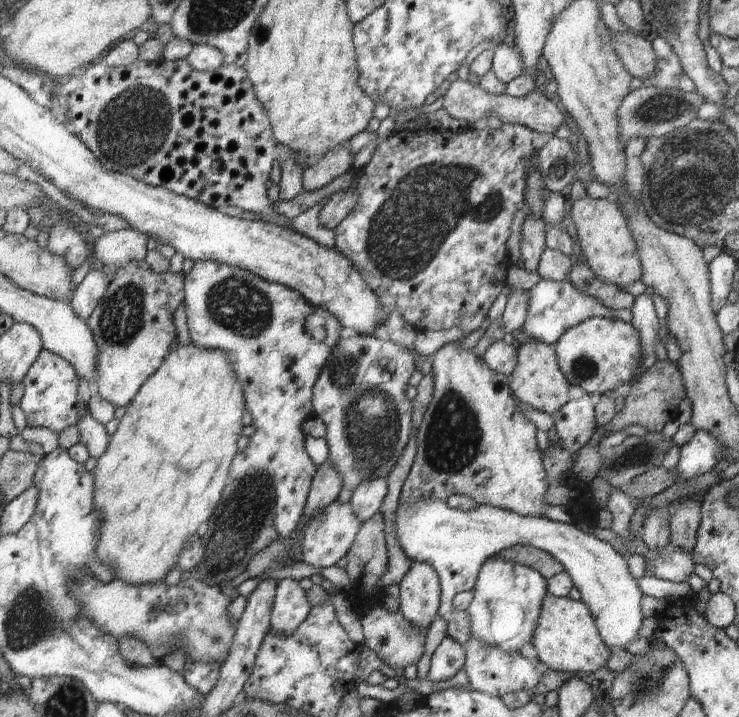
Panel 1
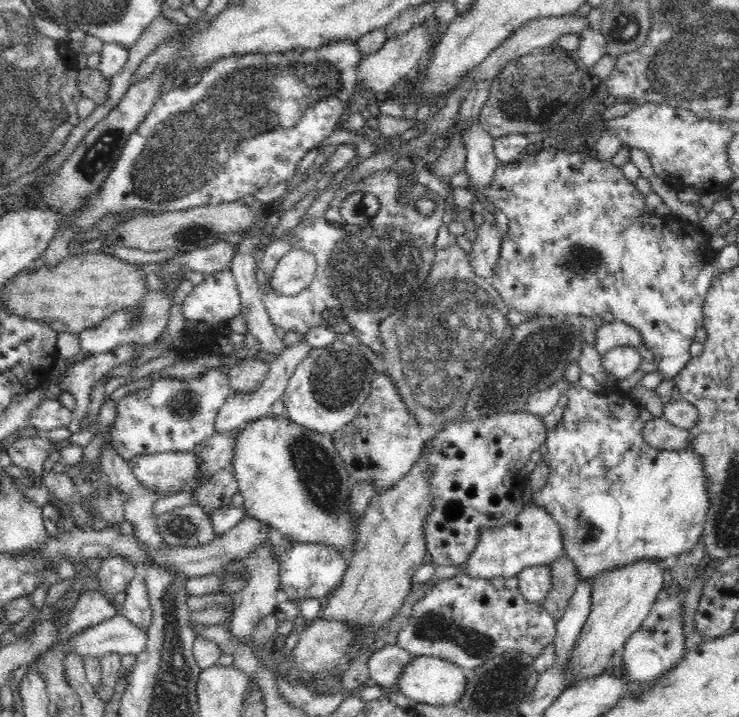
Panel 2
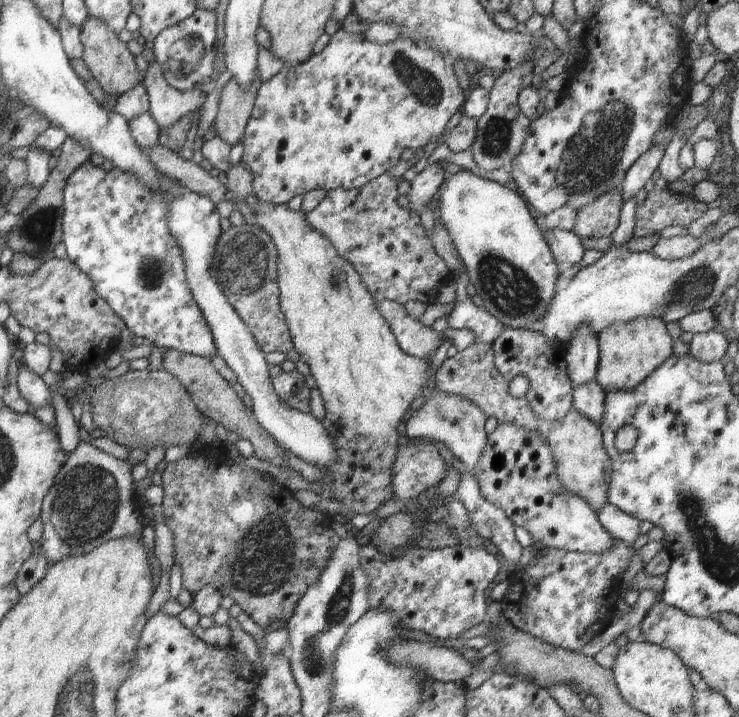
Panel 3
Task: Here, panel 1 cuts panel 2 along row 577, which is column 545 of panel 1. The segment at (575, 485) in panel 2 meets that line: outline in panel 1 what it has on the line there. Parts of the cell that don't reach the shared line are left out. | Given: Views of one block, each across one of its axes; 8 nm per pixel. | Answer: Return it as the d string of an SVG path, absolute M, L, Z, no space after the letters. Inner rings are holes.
M494 556L481 566L471 591L473 599L467 610L471 636L482 644L488 644L490 648L500 648L508 654L520 653L526 644L532 642L540 606L548 593L546 579L539 572Z

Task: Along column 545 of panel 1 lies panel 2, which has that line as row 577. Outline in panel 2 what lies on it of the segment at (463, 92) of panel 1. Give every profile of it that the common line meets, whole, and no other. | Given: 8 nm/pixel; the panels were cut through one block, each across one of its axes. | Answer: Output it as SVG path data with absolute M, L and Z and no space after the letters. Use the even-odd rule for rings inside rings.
M110 556L102 560L93 584L112 599L118 592L125 592L138 572L139 569L127 558Z

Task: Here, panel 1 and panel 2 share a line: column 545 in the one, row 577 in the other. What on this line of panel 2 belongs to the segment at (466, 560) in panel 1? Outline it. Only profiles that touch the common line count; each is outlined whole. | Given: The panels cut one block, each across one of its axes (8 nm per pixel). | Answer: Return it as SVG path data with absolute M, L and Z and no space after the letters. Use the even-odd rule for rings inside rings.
M550 565L525 568L517 577L518 589L528 602L542 603L552 588Z

